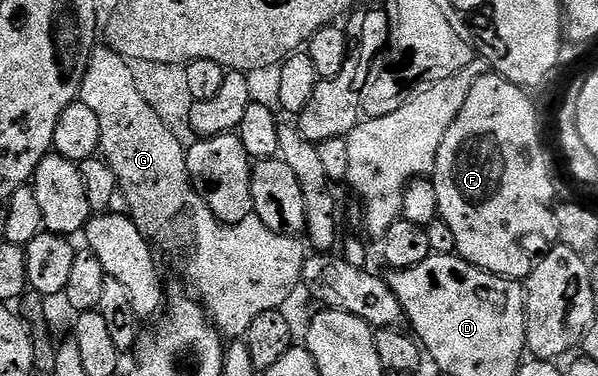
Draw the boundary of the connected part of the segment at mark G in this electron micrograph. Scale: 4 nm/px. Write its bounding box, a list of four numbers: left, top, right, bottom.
[78,44,309,339]

